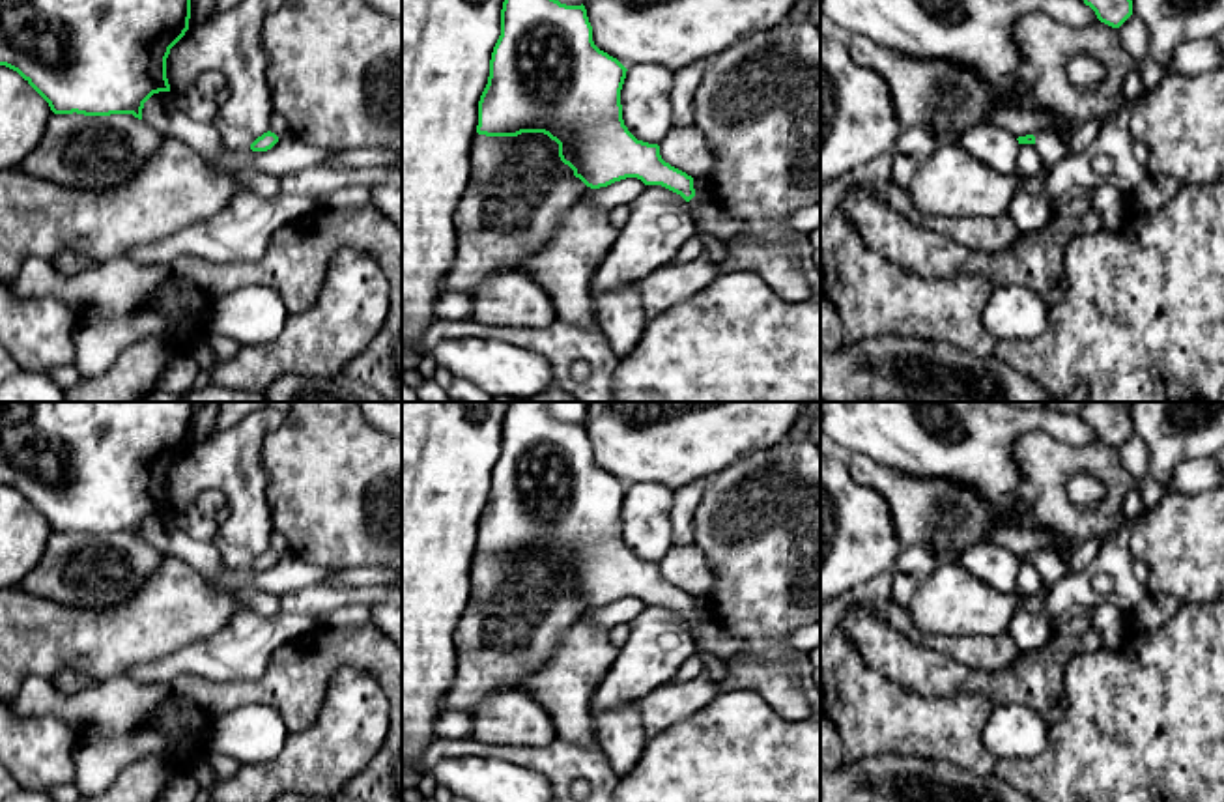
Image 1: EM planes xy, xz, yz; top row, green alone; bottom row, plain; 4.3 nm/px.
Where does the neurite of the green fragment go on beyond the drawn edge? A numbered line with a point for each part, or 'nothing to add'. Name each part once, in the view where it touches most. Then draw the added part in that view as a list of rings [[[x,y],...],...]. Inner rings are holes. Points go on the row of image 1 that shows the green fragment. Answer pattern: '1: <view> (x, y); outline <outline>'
1: yz (1051, 146); outline [[[1054,131],[1035,133],[1033,136],[1033,148],[1037,150],[1043,165],[1054,166],[1071,153],[1071,144]]]

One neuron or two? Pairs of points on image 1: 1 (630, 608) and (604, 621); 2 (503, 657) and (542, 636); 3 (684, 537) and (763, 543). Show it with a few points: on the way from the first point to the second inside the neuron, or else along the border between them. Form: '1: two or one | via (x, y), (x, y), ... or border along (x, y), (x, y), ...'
1: one | via (625, 610), (610, 615)
2: one | via (512, 649), (533, 636)
3: two | border along (703, 494), (694, 516), (692, 543)

